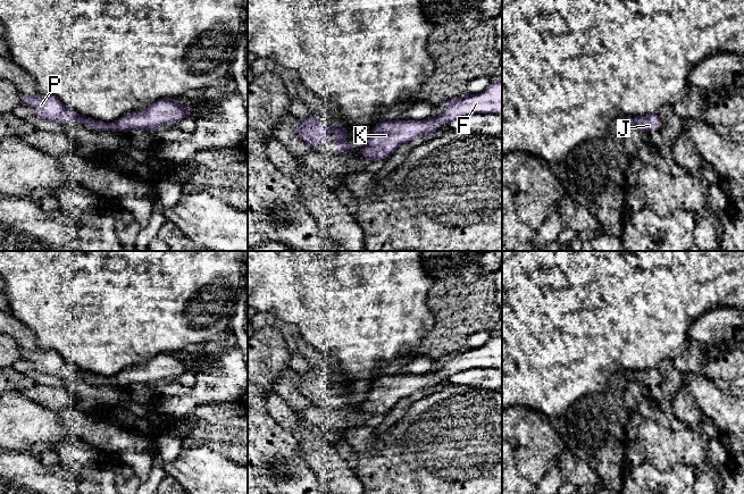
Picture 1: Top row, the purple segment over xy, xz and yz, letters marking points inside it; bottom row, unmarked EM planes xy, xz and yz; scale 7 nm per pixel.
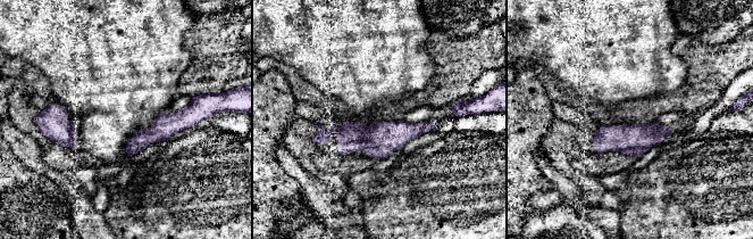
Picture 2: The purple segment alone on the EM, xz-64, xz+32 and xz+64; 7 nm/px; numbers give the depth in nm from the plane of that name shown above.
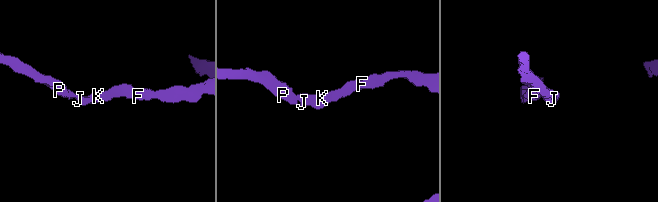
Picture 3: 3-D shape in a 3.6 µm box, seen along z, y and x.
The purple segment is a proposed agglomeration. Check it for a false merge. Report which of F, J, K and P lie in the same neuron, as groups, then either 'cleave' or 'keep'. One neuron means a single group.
F J K P; keep

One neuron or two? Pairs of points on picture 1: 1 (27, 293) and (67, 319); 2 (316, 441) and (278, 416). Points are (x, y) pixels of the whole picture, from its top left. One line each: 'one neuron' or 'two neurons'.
1: one neuron
2: one neuron

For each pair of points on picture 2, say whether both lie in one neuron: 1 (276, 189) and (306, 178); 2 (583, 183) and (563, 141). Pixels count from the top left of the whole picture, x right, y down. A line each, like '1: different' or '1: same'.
1: different
2: same

